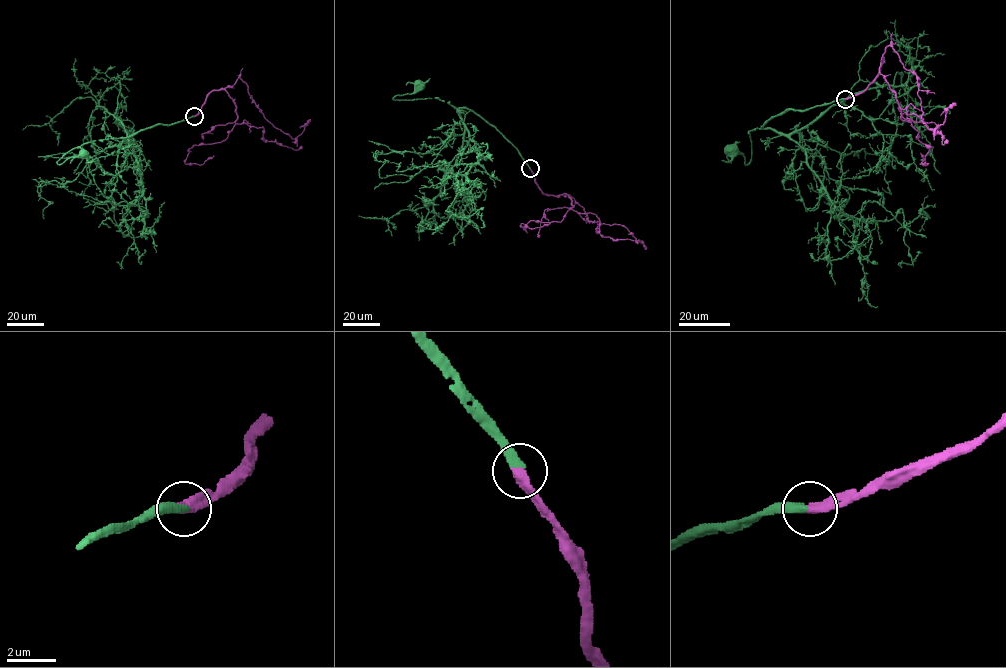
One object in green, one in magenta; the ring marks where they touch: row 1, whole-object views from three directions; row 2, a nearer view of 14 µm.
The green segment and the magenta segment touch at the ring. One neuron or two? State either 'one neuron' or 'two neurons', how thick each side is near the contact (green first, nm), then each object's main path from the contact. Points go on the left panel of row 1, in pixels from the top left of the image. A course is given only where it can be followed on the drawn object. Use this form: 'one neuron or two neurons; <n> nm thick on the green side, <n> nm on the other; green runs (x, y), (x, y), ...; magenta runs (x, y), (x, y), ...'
one neuron; 400 nm thick on the green side, 400 nm on the other; green runs (194, 116), (170, 124), (158, 124), (128, 136), (86, 142), (67, 151), (57, 163), (83, 154); magenta runs (194, 116), (213, 91), (233, 100), (227, 137), (194, 145), (185, 163), (214, 156)

